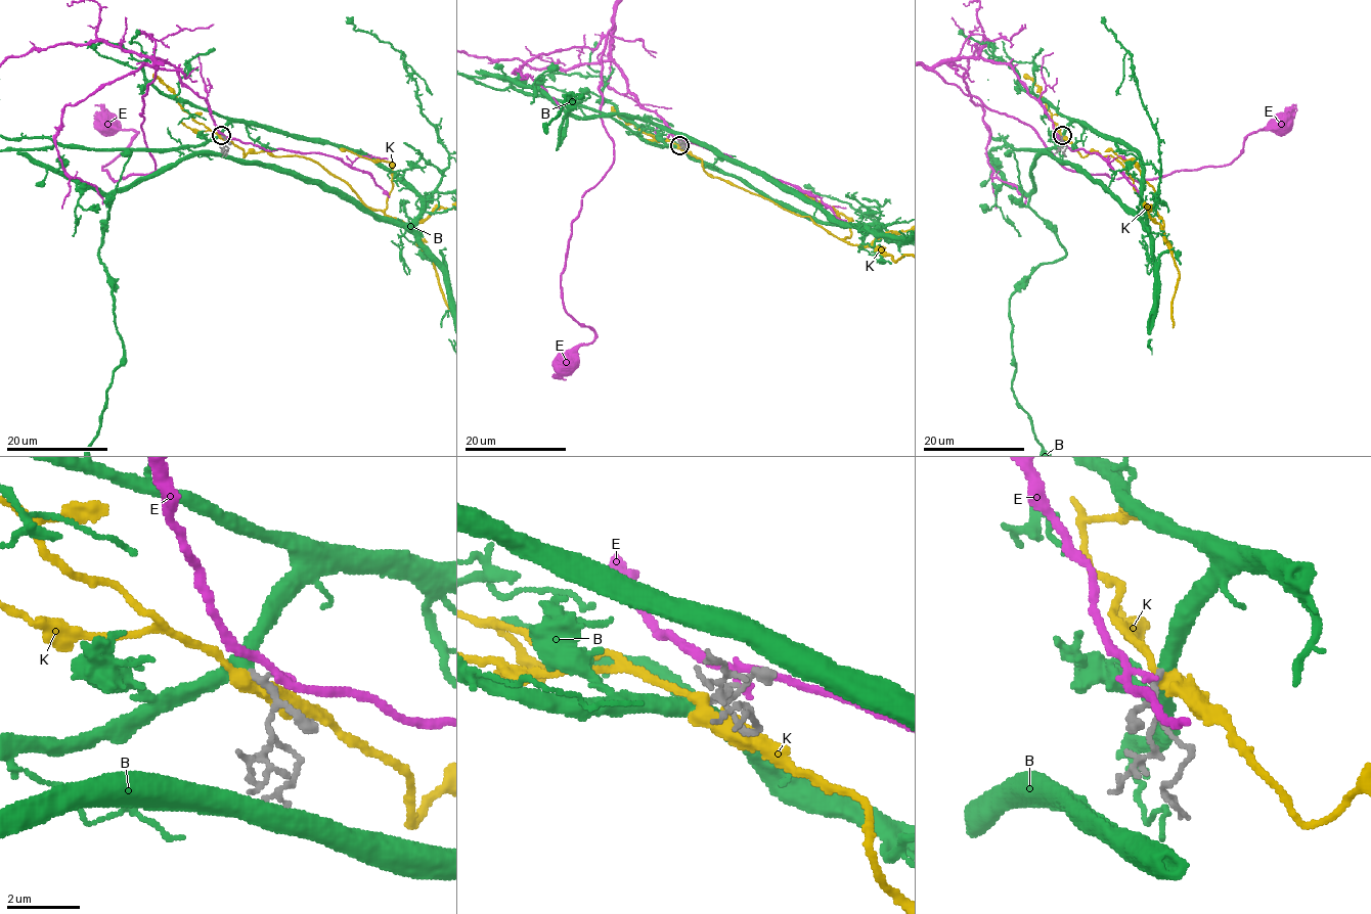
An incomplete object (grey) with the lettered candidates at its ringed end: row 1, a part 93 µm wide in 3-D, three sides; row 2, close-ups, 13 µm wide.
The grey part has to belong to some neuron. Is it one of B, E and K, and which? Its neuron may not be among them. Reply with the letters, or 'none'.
B

